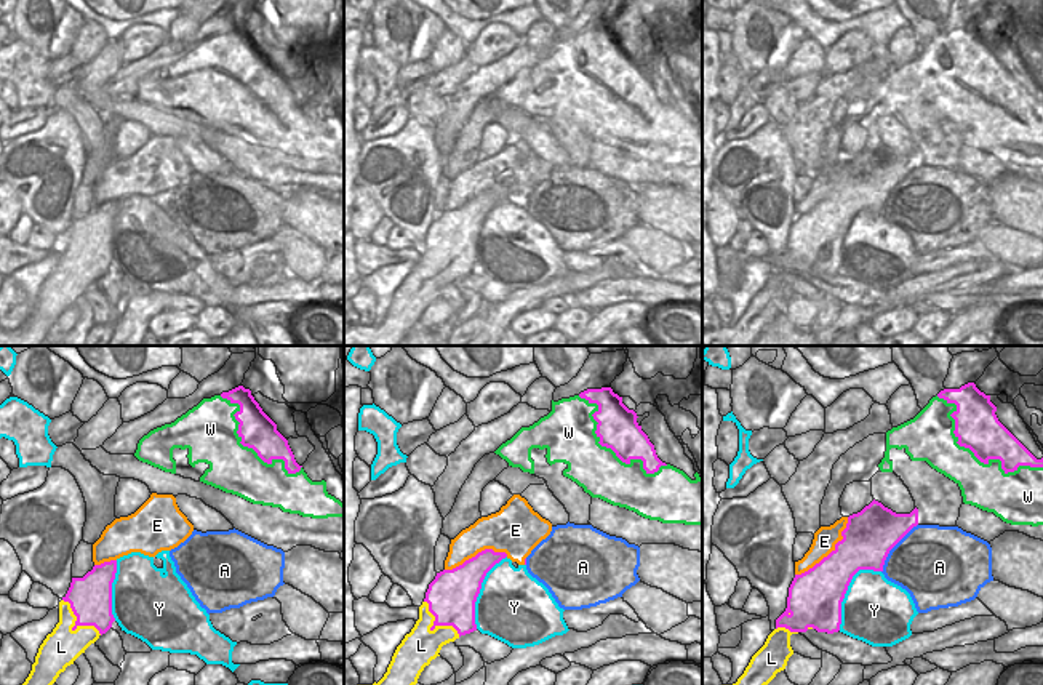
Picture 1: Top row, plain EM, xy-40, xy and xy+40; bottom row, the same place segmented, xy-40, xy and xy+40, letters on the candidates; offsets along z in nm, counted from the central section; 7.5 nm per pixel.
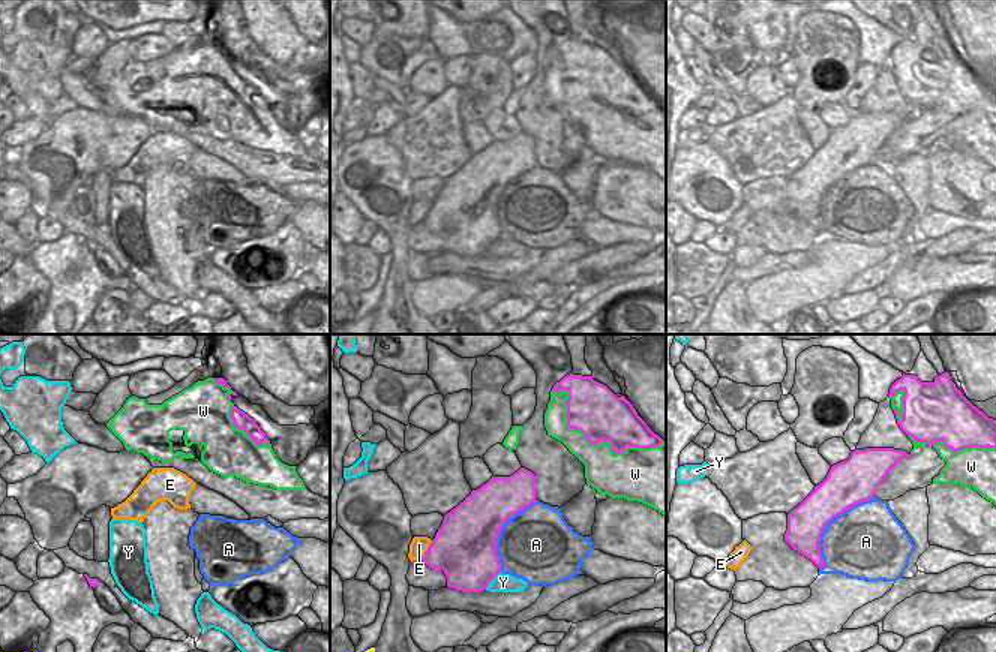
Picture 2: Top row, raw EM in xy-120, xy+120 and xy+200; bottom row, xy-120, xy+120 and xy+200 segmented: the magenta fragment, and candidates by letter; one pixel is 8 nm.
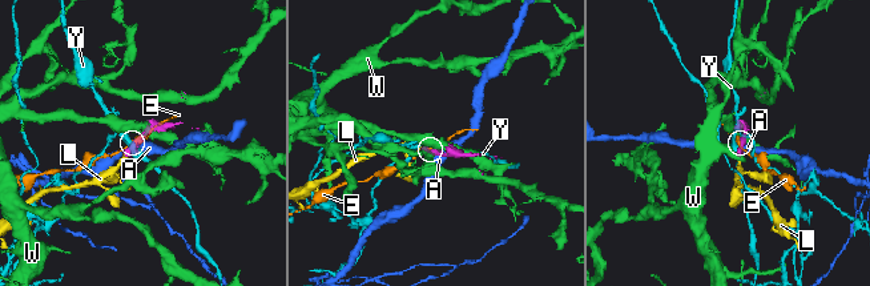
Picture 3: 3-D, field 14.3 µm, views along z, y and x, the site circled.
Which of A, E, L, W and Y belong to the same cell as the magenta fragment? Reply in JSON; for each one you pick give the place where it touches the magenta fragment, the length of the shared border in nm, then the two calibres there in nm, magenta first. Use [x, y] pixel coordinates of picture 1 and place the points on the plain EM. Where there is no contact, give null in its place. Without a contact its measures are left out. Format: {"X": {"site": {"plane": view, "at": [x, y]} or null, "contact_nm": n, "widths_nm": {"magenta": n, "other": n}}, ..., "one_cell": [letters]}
{"L": {"site": {"plane": "xy-40", "at": [75, 264]}, "contact_nm": 400, "widths_nm": {"magenta": 320, "other": 280}}, "one_cell": ["L"]}

